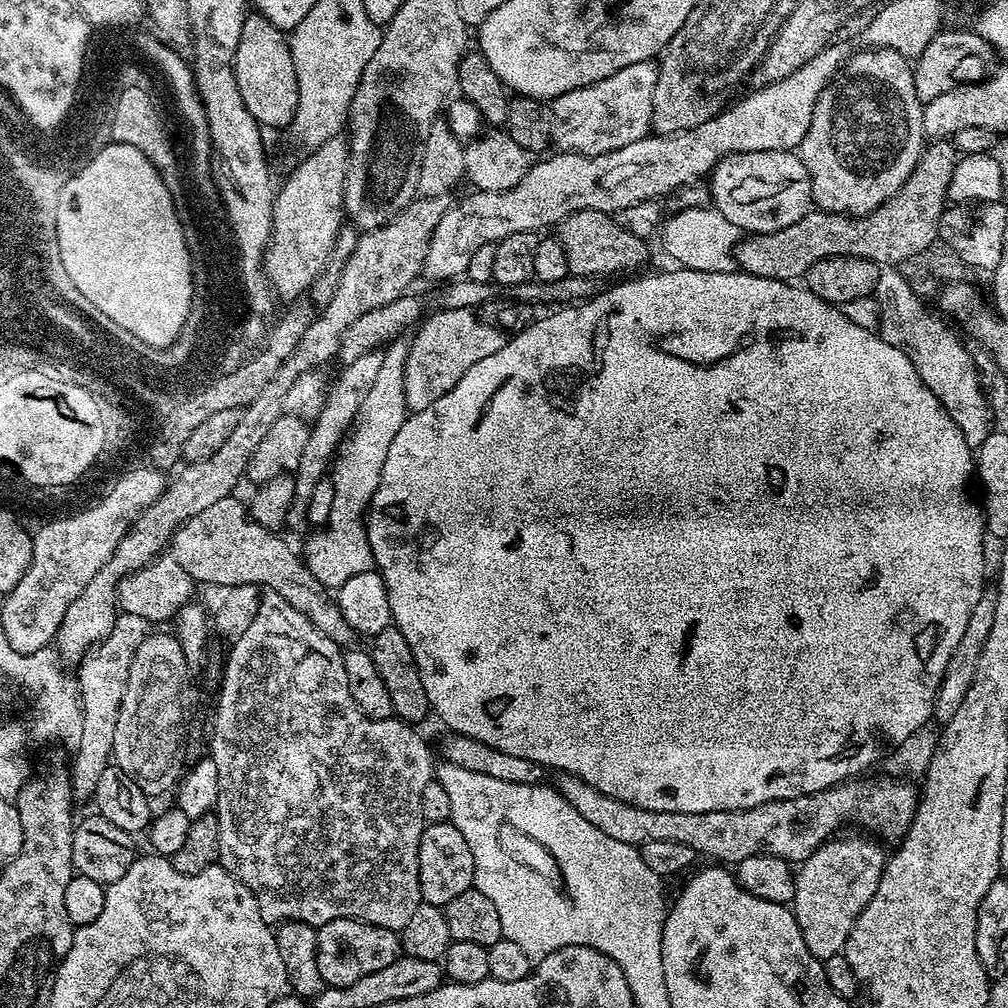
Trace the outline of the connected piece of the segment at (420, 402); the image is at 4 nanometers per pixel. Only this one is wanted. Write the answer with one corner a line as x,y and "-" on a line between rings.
440,308
431,316
432,313
415,329
416,337
411,337
408,346
404,367
404,401
412,412
426,410
426,406
438,402
442,394
454,390
454,386
458,386
458,378
462,378
474,362
482,362
482,358
502,350
506,339
505,333
494,326
486,326
471,308

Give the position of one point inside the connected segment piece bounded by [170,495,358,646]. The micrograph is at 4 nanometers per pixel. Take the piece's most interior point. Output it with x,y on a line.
224,545

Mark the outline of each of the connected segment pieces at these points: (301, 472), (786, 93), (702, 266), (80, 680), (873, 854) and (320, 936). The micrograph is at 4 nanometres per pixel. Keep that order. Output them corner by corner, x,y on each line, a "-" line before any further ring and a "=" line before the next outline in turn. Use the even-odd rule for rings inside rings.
377,350
362,355
362,358
355,359
354,362
343,365
339,370
340,377
336,381
327,385
324,393
324,405
320,407
320,412
311,421
308,437
306,438
306,450
302,450
302,458
298,458
298,466
294,473
296,486
294,488
294,498
288,511
286,521
287,527
300,532
306,528
307,506
311,502
311,494
314,493
314,486
327,477
330,472
330,465
348,434
348,429
356,421
356,415
360,412
362,402
366,402
366,394
370,394
374,386
376,375
382,366
383,351
=
833,42
828,47
814,54
806,66
794,70
786,78
765,88
749,91
749,96
741,98
737,104
729,103
718,115
702,122
702,126
691,128
685,132
676,132
672,136
649,134
638,142
630,142
630,146
622,146
618,150
610,150
606,154
597,156
583,156
577,152
553,151
531,165
524,181
510,190
501,192
469,191
465,200
460,200
449,207
446,214
442,214
442,222
434,230
430,238
430,246
426,250
426,262
423,275
439,282
451,282
463,277
470,266
470,258
487,244
497,244
502,238
519,232
539,233
551,226
559,225
570,214
578,210
598,210
614,214
618,210
626,210
626,206
634,206
634,202
655,200
667,197
676,189
699,181
711,173
712,167
722,158
739,152
765,152
778,150
790,152
799,149
802,138
806,138
806,130
810,130
810,118
814,114
814,106
822,94
822,90
843,66
850,55
850,48
841,42
=
715,206
698,207
673,211
665,219
658,240
664,243
664,252
681,268
693,268
703,272
730,272
736,268
736,245
742,233
734,222
722,218
=
138,614
117,615
114,630
102,638
94,647
87,649
78,661
80,669
74,672
74,679
80,688
80,709
82,710
82,738
74,745
76,757
72,760
70,775
72,778
72,795
77,801
91,801
96,795
98,778
102,778
102,770
113,763
114,726
118,726
118,710
122,706
122,694
126,690
126,678
130,674
130,662
134,662
134,654
138,654
138,646
150,635
150,625
146,618
138,618
=
835,836
820,844
795,873
795,898
790,906
806,946
822,962
843,951
854,922
878,888
886,863
886,852
875,839
868,836
842,837
=
338,918
316,928
318,974
330,987
350,986
376,970
385,969
402,955
399,935
393,929
367,924
365,920

